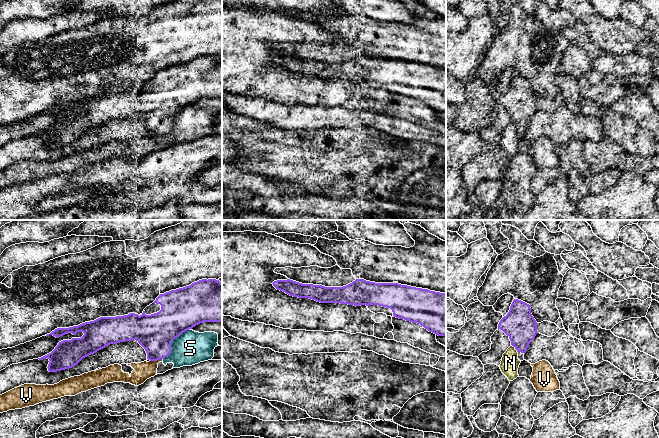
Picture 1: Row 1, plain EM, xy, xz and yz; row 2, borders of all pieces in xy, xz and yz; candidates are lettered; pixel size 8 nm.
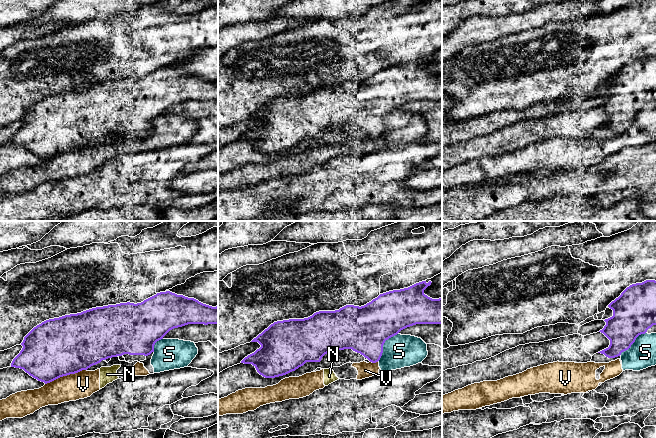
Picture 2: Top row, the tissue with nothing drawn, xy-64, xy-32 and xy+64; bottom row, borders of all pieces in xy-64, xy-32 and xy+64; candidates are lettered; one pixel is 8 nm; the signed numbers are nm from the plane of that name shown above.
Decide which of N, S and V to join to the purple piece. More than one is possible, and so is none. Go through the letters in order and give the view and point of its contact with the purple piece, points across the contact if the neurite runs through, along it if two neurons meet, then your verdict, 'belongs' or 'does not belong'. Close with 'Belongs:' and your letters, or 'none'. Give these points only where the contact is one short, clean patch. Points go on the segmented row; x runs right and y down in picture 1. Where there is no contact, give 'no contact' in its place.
N: contact yz (515, 348); border yz (511, 344), (518, 352); does not belong
S: contact xy (171, 341); does not belong
V: contact xy (156, 360); does not belong
Belongs: none

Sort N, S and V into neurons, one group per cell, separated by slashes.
N S V

